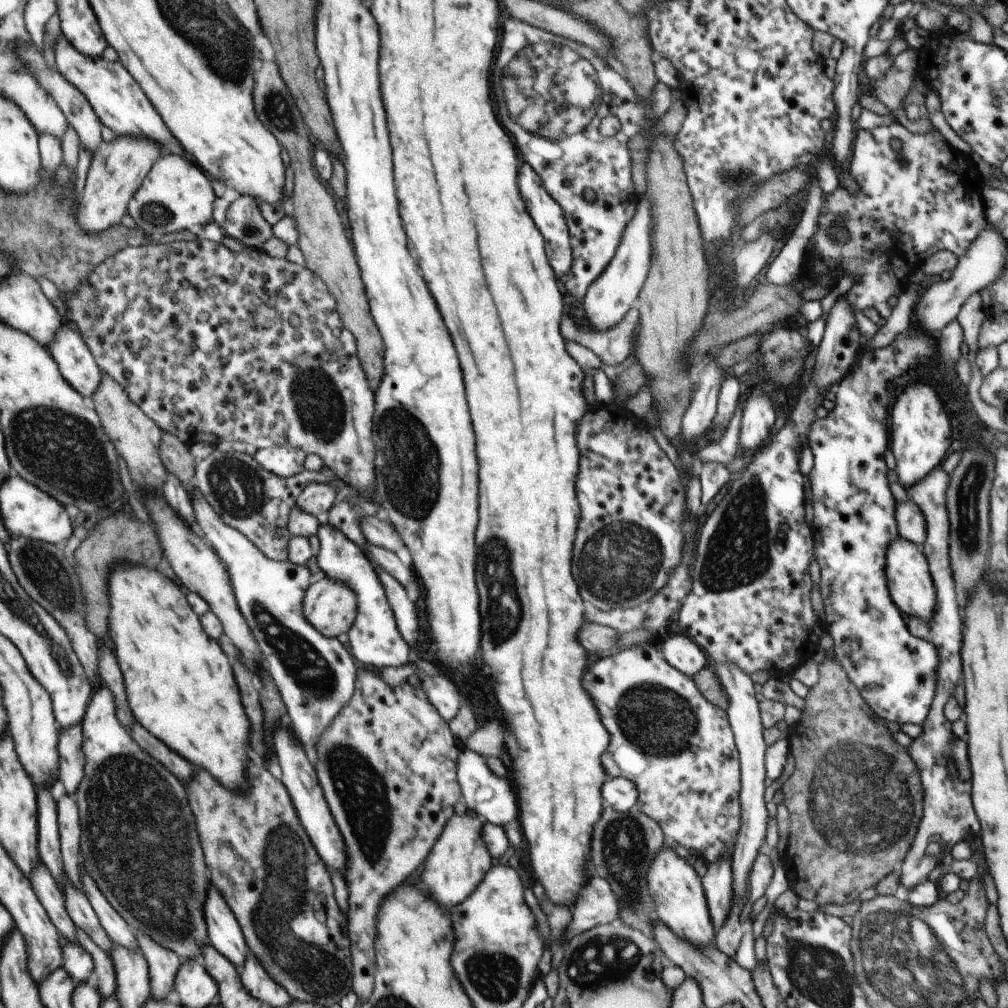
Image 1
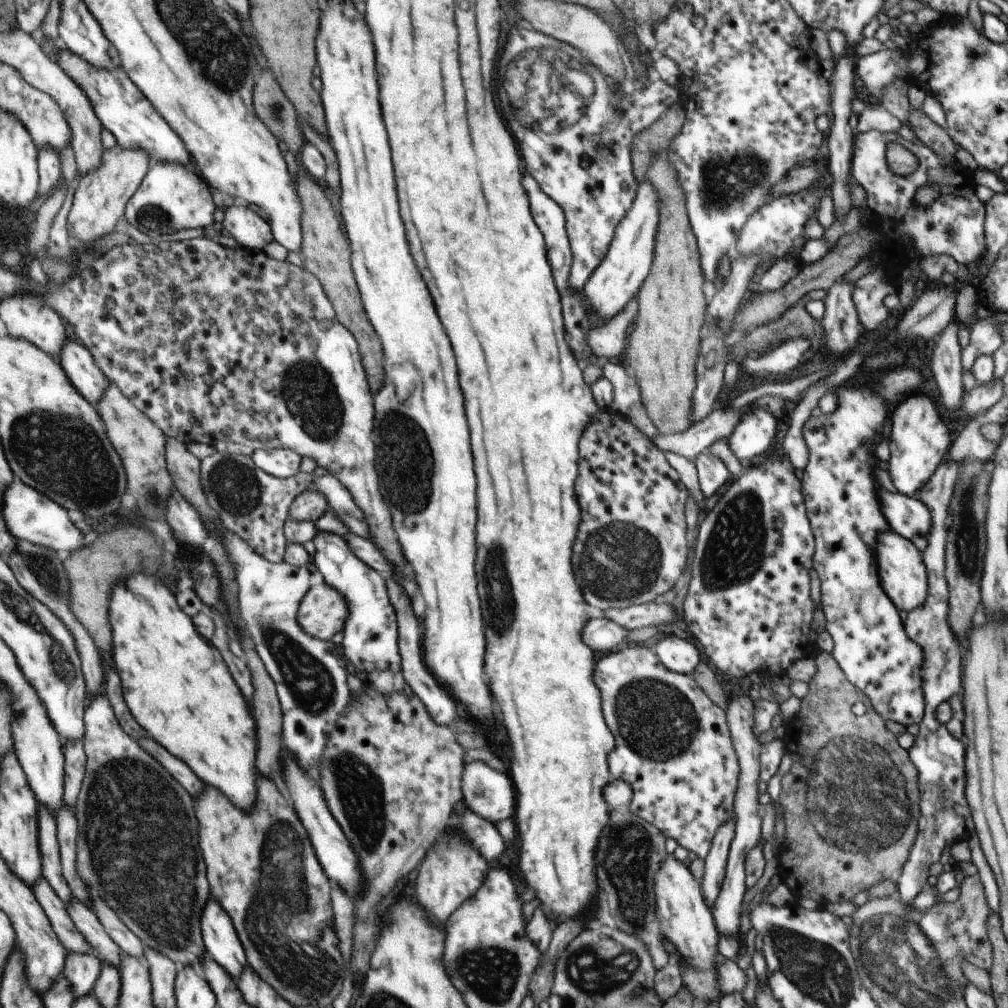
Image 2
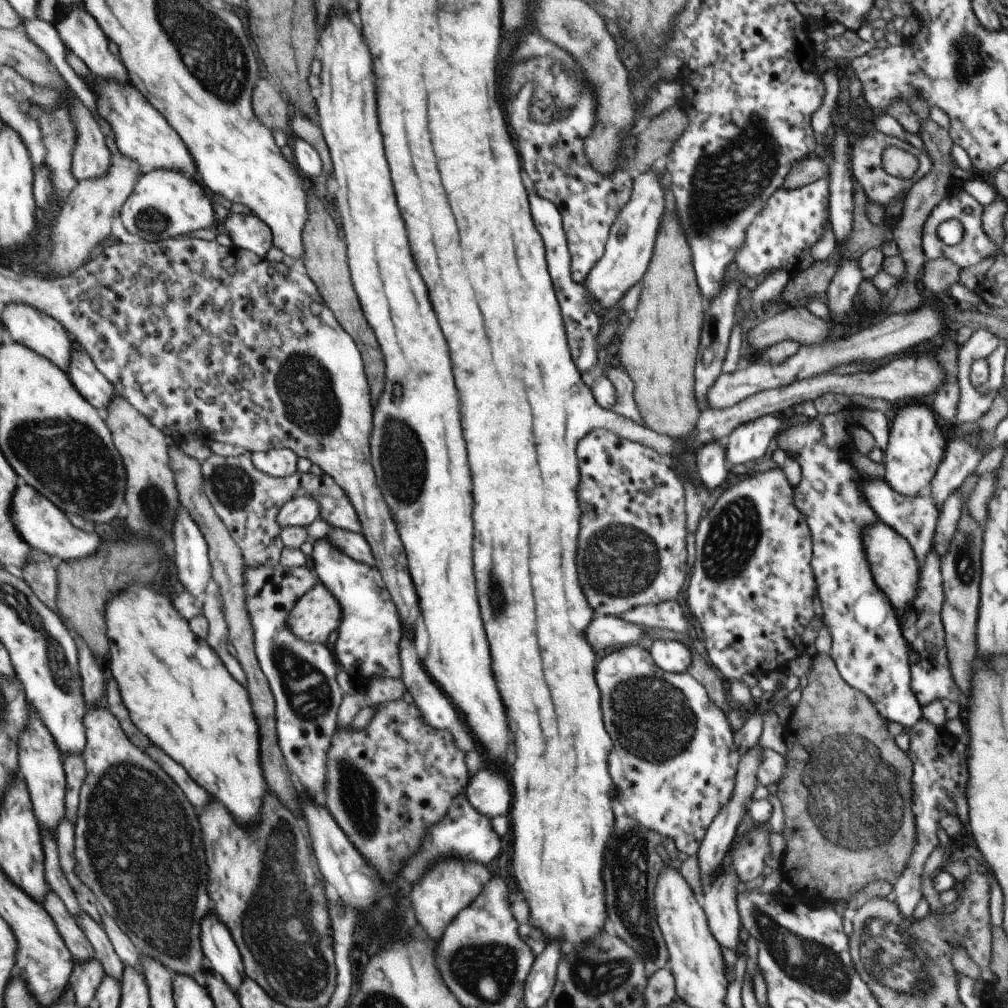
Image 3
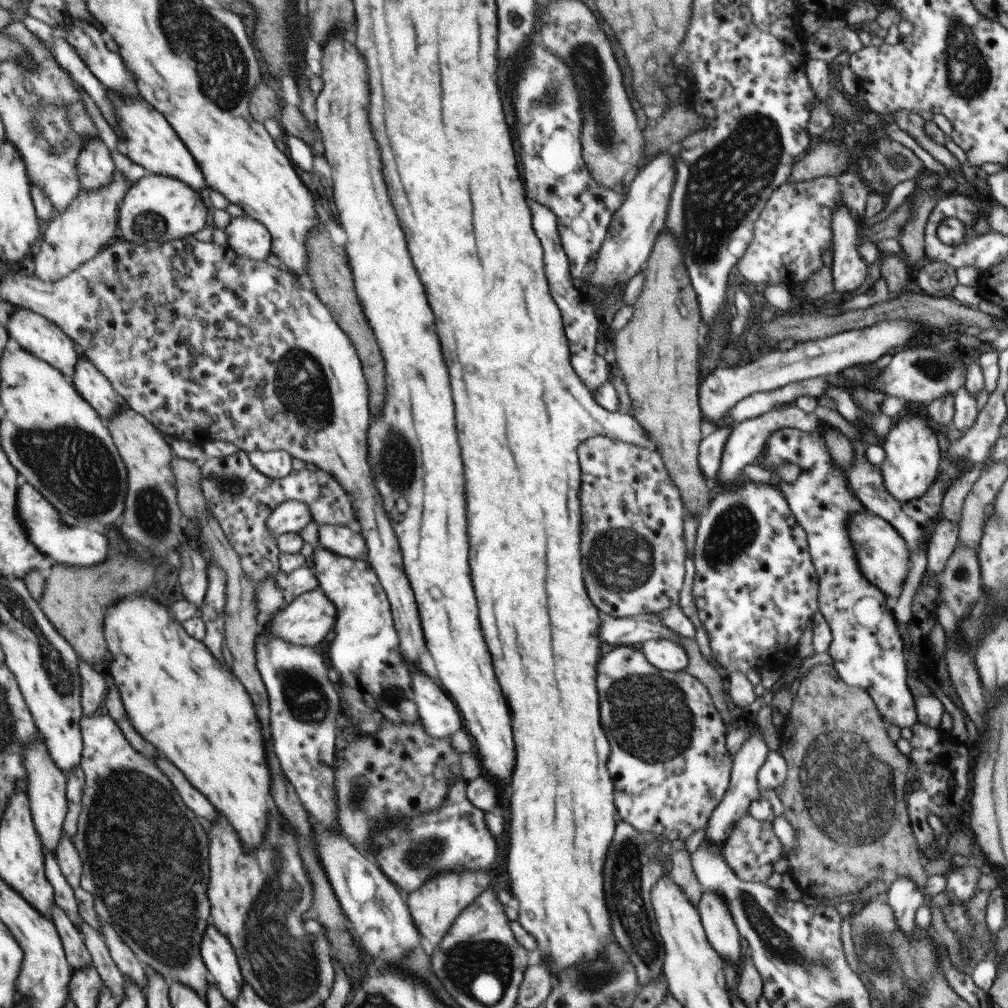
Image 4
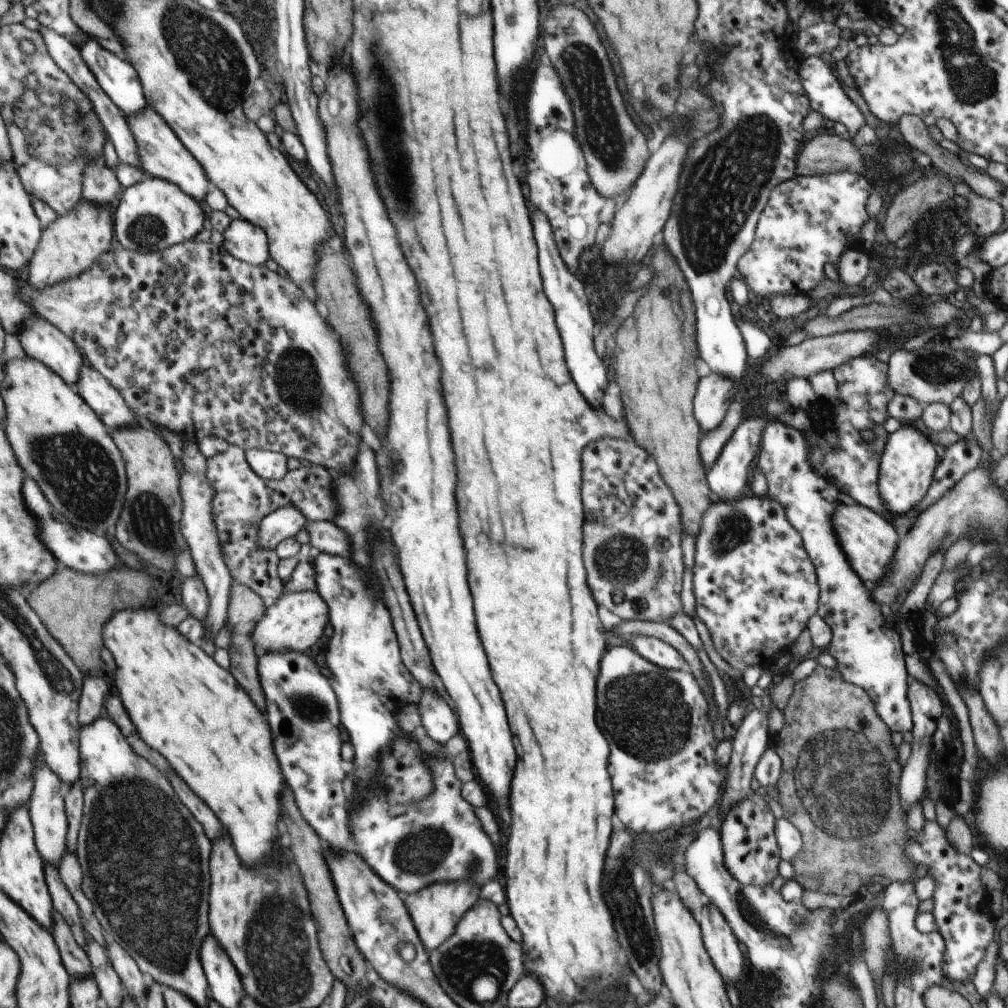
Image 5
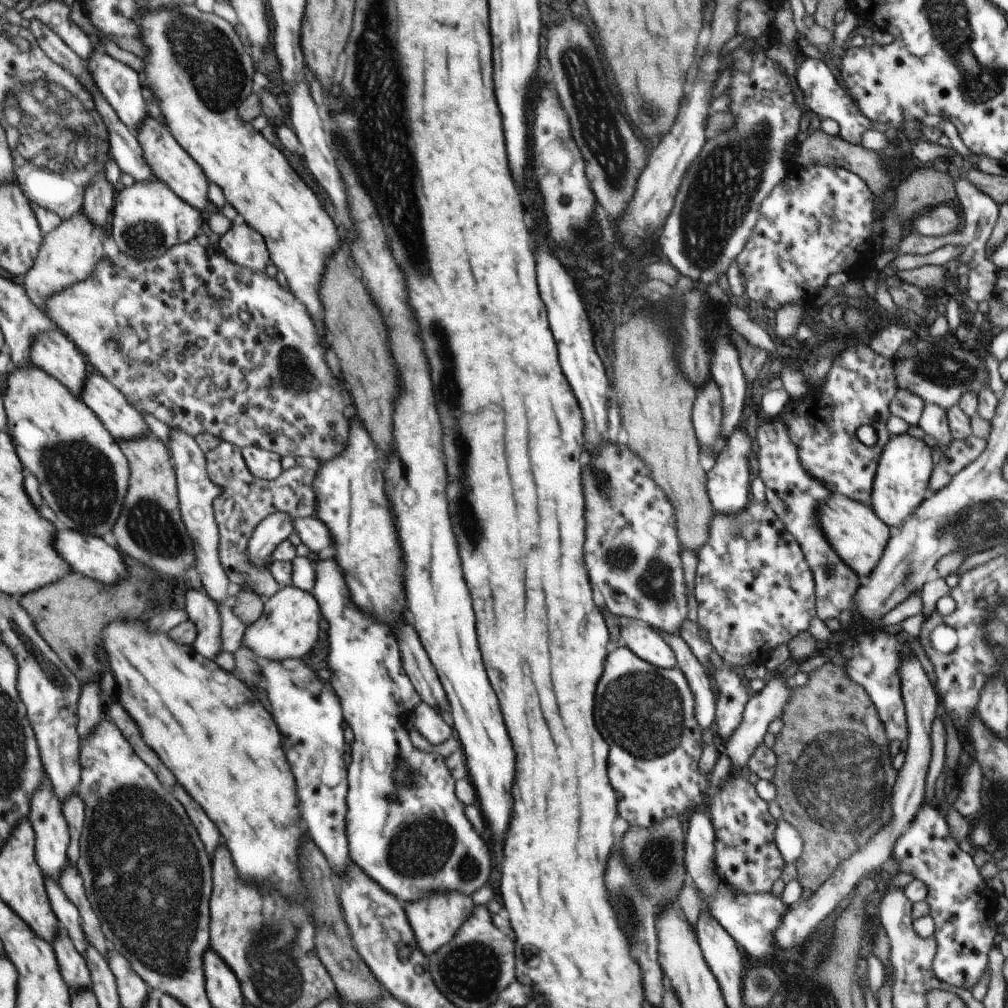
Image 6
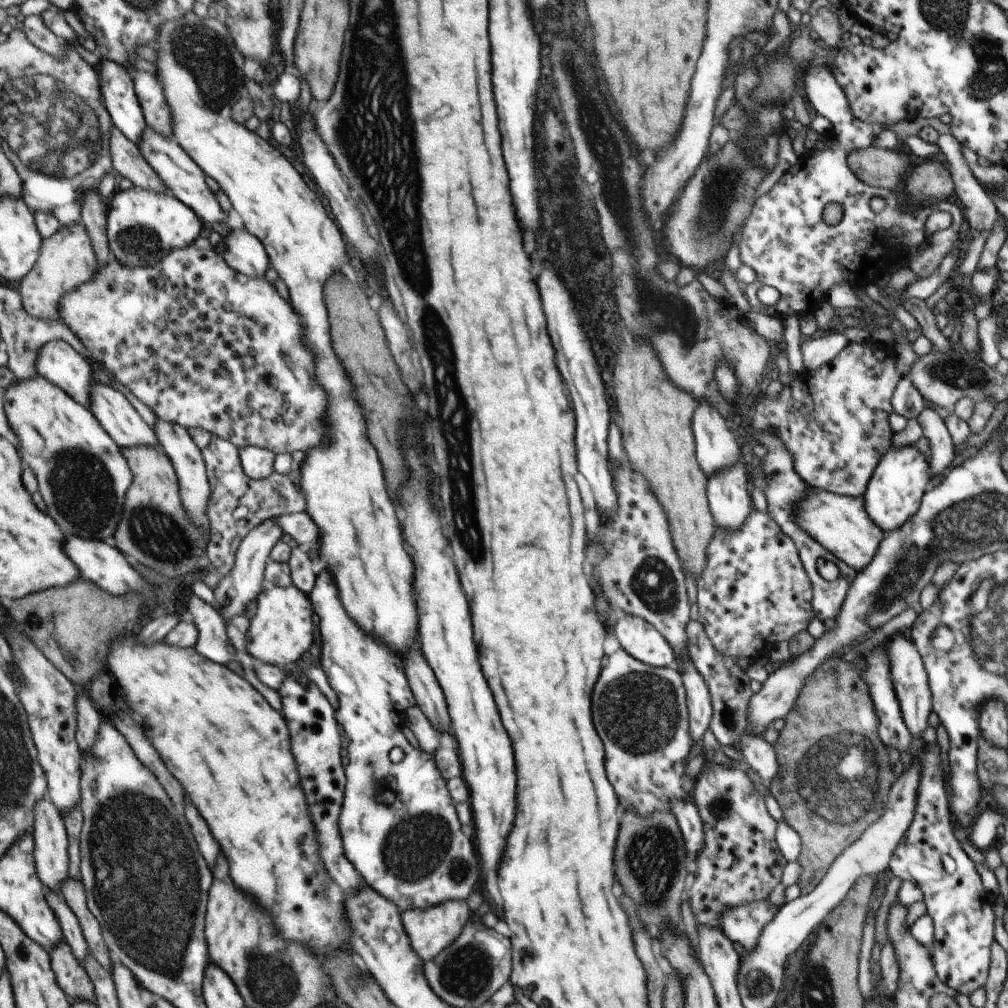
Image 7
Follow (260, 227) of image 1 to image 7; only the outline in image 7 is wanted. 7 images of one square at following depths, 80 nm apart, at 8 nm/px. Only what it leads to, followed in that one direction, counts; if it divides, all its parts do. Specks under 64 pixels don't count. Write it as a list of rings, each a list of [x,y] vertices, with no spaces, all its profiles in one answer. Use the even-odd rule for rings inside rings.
[[[244,226],[233,229],[223,241],[223,255],[234,269],[250,277],[266,276],[271,261],[265,245],[258,236]]]

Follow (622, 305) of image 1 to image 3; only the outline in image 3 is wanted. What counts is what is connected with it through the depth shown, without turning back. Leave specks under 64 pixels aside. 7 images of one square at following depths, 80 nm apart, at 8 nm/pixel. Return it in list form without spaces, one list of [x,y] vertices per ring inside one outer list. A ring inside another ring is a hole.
[[[653,166],[651,170],[633,178],[632,198],[612,224],[604,254],[588,272],[582,284],[601,308],[611,308],[615,302],[621,302],[629,289],[643,278],[645,268],[649,267],[651,250],[654,250],[653,240],[656,240],[655,234],[659,234],[660,223],[663,222],[663,208],[668,206],[668,198],[663,198],[666,192],[663,192],[661,186],[663,174],[665,173],[657,172],[656,166]]]

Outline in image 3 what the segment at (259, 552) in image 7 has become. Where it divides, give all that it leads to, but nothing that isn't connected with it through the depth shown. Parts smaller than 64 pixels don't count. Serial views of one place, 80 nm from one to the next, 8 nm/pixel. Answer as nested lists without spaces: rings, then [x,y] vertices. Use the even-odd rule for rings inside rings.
[[[304,496],[288,502],[280,512],[278,519],[283,528],[286,526],[308,527],[319,519],[321,514],[321,503],[315,497]]]

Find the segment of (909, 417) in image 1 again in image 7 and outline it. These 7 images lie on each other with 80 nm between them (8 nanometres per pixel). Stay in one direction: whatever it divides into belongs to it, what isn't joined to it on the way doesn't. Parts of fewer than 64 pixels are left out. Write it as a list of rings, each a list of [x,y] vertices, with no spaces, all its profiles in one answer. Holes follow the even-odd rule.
[[[913,446],[902,448],[889,448],[889,452],[876,465],[871,479],[865,488],[862,497],[865,514],[869,520],[887,534],[902,528],[920,509],[920,501],[925,495],[925,486],[929,482],[929,466],[921,452],[917,452]]]

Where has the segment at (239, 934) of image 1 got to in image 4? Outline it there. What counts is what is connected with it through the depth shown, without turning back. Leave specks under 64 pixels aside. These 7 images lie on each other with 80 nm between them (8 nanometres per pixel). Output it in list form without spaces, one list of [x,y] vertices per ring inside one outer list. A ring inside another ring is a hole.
[[[211,922],[211,926],[205,931],[201,950],[213,982],[232,1003],[236,1003],[247,982],[232,941],[220,928],[213,927]]]

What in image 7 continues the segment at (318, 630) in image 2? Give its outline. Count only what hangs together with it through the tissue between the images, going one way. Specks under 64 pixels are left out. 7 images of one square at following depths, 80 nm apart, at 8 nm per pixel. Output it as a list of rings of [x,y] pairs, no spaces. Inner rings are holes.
[[[294,584],[288,587],[266,586],[256,600],[255,614],[250,620],[246,638],[247,648],[253,660],[259,659],[283,668],[297,662],[313,646],[315,642],[313,614],[316,614],[314,604],[311,596],[306,595]]]

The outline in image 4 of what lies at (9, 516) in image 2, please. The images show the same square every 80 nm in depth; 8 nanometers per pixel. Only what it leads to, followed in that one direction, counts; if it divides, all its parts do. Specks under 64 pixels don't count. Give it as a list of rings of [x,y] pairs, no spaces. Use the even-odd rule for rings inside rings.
[[[21,486],[21,520],[25,520],[25,528],[29,532],[29,538],[37,548],[51,558],[55,563],[78,567],[93,567],[96,564],[104,563],[107,558],[107,538],[105,534],[89,530],[89,528],[73,528],[67,526],[61,520],[59,510],[31,486]]]

